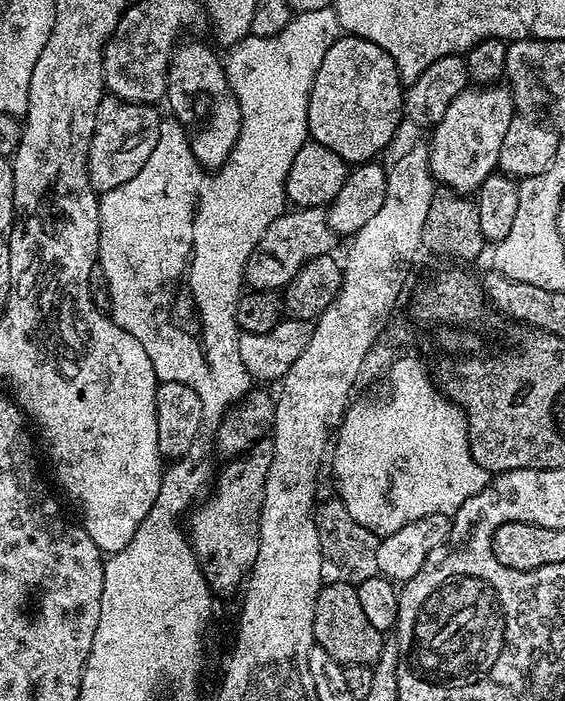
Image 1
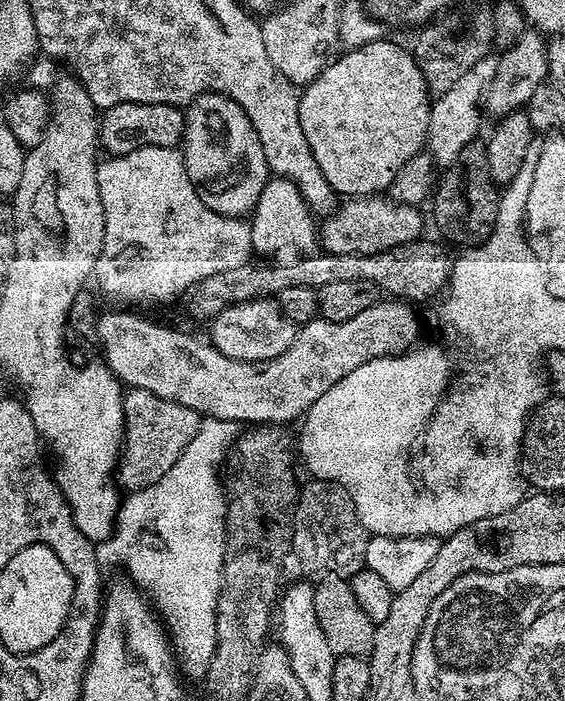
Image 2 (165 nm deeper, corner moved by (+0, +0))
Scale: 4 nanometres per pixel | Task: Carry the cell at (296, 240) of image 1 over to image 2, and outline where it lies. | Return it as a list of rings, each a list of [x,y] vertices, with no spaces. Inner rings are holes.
[[[384,194],[348,198],[319,225],[318,244],[330,254],[378,254],[421,239],[424,216],[415,204],[404,204]]]

